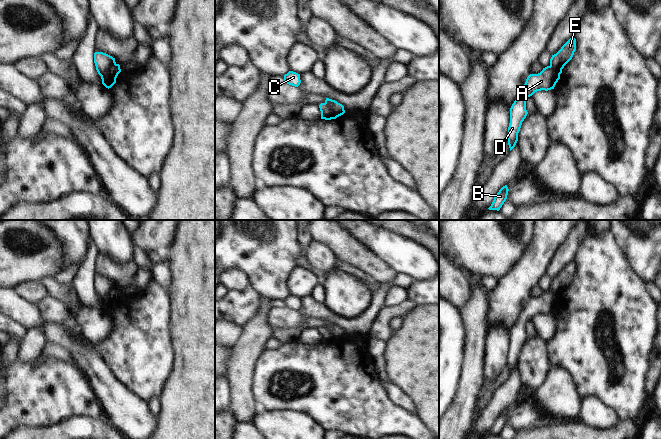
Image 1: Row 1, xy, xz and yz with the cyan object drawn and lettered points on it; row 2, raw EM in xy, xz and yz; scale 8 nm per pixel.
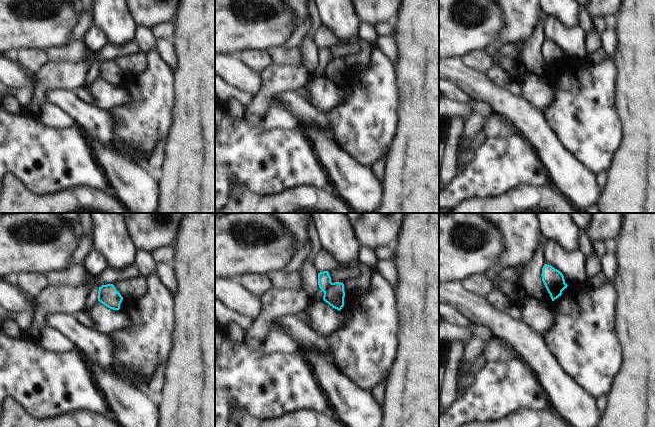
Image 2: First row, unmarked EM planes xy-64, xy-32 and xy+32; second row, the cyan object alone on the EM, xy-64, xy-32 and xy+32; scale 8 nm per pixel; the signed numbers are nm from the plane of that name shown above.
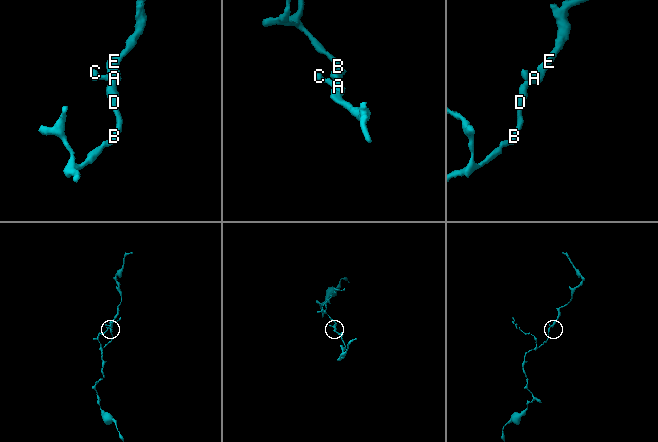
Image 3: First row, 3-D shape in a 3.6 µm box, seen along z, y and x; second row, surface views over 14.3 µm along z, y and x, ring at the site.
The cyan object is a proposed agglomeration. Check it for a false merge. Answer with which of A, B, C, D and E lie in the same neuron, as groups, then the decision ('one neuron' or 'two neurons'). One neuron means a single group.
A B C D / E | two neurons

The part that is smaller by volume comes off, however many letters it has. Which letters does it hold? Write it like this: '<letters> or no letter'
E

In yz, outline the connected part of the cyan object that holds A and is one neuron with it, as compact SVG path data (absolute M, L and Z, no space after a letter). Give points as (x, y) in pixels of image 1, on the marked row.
M551 66L543 68L538 74L530 74L527 77L524 86L510 108L510 123L507 135L510 151L518 141L518 133L522 122L528 114L526 110L527 98L537 91L554 89L559 79L560 74Z

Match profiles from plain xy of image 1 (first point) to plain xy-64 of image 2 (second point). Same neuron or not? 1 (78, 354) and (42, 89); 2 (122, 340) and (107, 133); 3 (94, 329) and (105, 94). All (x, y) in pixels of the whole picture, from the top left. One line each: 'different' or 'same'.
1: different
2: different
3: same

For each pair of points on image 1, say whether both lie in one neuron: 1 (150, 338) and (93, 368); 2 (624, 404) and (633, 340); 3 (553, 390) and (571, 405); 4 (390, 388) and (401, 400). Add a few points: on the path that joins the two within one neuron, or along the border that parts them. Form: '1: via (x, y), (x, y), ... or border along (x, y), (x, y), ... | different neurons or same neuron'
1: border along (98, 353), (119, 381) | different neurons
2: via (624, 388), (624, 380), (629, 370), (629, 356) | same neuron
3: via (557, 394), (567, 404) | same neuron
4: via (393, 391), (398, 397) | same neuron

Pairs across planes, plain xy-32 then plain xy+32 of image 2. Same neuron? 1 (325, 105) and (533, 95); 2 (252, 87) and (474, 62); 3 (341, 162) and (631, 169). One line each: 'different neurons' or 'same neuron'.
1: same neuron
2: different neurons
3: different neurons

